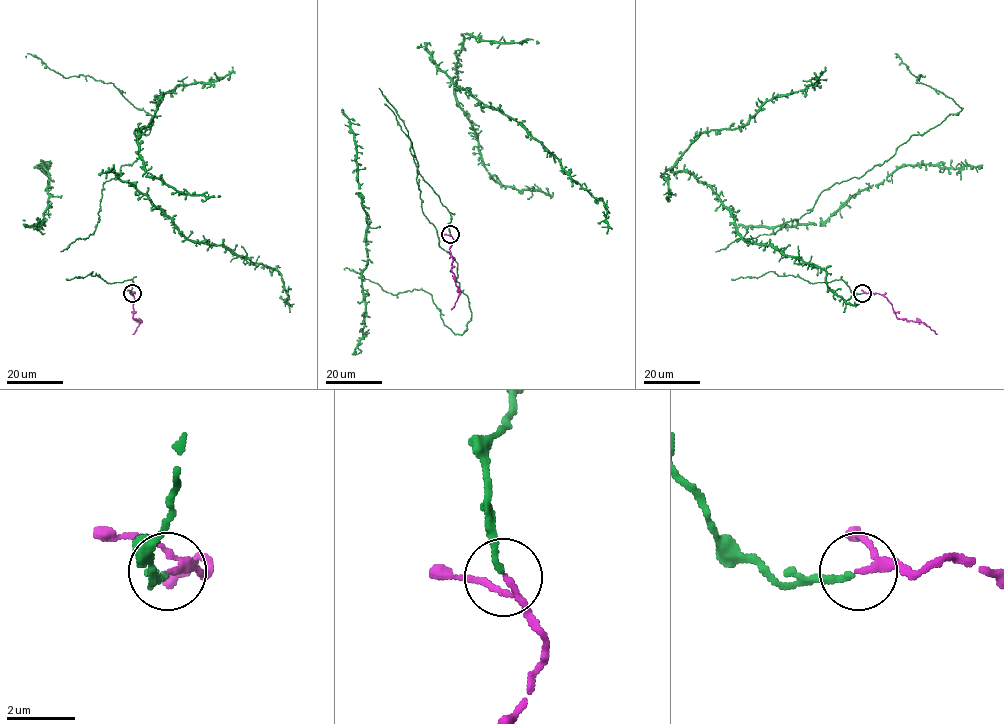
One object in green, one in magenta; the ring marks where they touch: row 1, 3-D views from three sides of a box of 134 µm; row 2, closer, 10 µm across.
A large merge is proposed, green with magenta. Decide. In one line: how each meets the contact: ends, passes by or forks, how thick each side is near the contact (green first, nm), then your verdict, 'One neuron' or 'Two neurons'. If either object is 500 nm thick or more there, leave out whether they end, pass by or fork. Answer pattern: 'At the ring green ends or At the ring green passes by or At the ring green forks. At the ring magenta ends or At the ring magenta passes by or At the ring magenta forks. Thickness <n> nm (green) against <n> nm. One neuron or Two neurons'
At the ring green ends. At the ring magenta passes by. Thickness 170 nm (green) against 140 nm. One neuron

